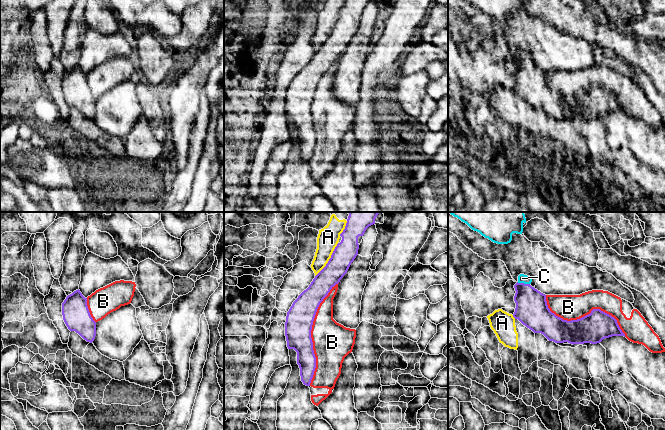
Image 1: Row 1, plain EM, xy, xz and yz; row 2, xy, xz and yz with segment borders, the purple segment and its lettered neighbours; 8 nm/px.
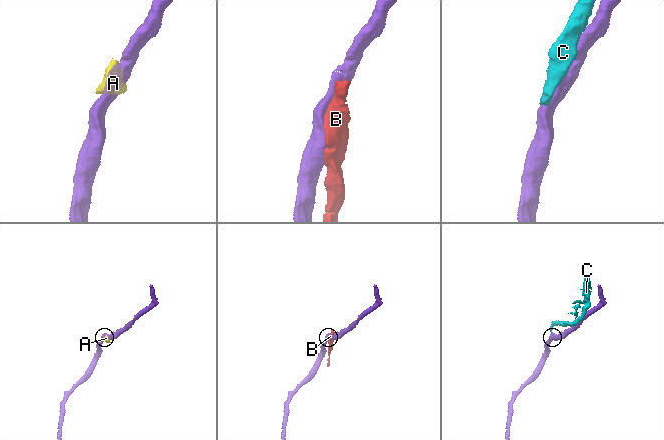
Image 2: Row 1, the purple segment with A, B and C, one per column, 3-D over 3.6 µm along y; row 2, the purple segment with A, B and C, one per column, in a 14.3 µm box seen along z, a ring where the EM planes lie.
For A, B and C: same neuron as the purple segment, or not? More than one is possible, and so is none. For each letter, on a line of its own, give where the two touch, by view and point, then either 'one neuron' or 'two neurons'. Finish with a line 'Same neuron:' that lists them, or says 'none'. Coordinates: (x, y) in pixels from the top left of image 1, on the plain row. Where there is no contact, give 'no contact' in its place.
A: meets purple in xz at (329, 36); two neurons
B: meets purple in xz at (310, 110); two neurons
C: meets purple in yz at (523, 59); two neurons
Same neuron: none

